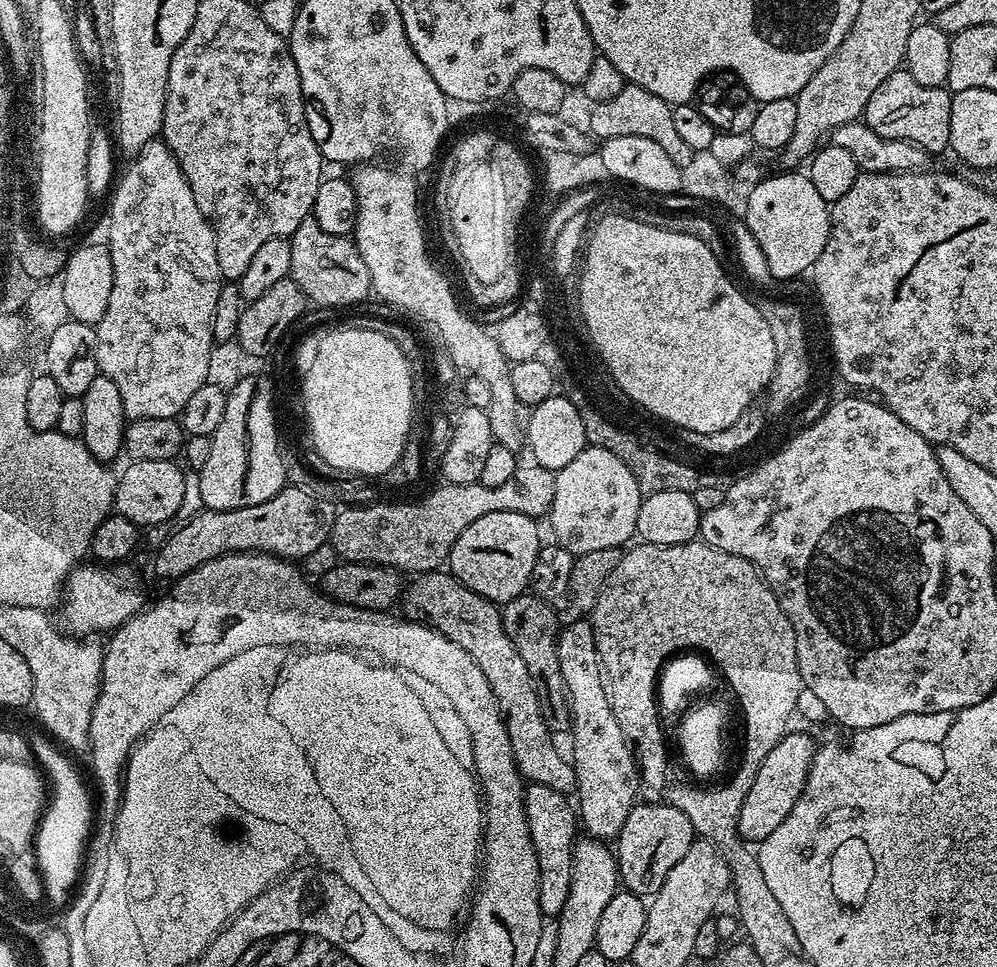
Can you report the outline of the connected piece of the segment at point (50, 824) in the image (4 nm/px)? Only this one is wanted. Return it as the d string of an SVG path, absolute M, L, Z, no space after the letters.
M38 731L27 735L27 741L31 746L35 761L40 762L39 767L49 780L51 789L54 788L54 803L52 801L41 815L40 823L37 825L36 839L34 841L34 857L36 856L37 869L44 882L46 900L58 906L65 905L70 898L68 896L72 886L77 885L77 878L81 875L82 850L84 842L87 843L90 827L92 824L92 806L86 802L75 802L76 772L70 766L67 758L59 754L56 747L45 735Z

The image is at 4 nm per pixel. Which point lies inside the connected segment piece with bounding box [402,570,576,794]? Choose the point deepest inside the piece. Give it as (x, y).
(438, 599)

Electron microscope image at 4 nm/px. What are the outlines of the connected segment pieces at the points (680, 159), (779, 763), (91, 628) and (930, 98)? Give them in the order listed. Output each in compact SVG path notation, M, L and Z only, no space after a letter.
M625 83L614 98L592 104L588 109L586 128L597 141L603 142L610 138L650 138L650 142L662 146L662 150L670 154L670 158L679 168L684 169L691 162L692 148L686 146L686 141L674 127L673 105L658 98L658 94L650 94L650 90L642 90L642 86L637 84Z
M792 730L776 743L770 754L766 754L762 766L758 766L758 774L738 814L736 828L740 832L741 840L745 842L765 840L770 834L774 834L774 830L778 830L778 826L782 826L782 822L786 822L786 814L794 810L794 802L798 802L798 798L804 793L817 747L817 741L812 741L806 733Z
M84 562L68 575L66 599L62 604L65 616L63 627L73 637L88 638L93 635L91 632L111 633L122 627L132 616L144 611L144 588L140 585L135 570L124 567L128 566L105 566L99 562Z
M897 70L894 74L890 74L890 78L886 78L886 82L882 82L882 86L878 86L878 90L874 90L874 94L870 94L870 102L866 102L862 120L870 126L870 130L874 130L874 134L882 138L905 140L918 145L919 148L924 148L929 154L936 154L936 152L945 151L950 142L952 98L953 93L949 92L947 87L921 86L907 70Z

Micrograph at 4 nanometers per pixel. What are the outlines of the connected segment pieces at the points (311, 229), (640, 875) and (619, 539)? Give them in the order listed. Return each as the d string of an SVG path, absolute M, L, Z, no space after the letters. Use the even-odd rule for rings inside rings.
M311 218L303 220L288 240L290 246L289 277L302 290L305 301L324 308L348 308L360 304L372 292L370 270L362 262L355 243L348 236L326 234L322 226Z
M637 803L630 810L619 836L614 841L614 855L618 869L618 880L627 891L636 896L651 898L666 882L666 874L682 862L686 850L695 844L698 837L694 826L690 826L690 818L682 814L672 804Z
M586 446L574 462L560 468L554 482L554 502L546 517L547 523L552 523L555 543L577 557L590 554L590 550L623 549L627 540L636 536L642 493L628 462L608 449Z

